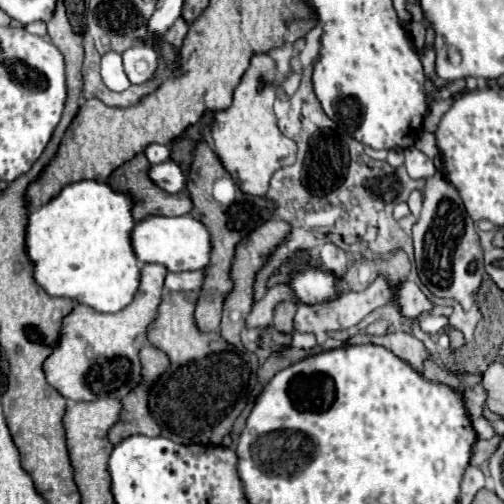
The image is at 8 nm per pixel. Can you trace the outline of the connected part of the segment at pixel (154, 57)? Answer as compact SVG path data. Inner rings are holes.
M133 46L123 52L125 74L131 84L143 84L157 76L159 70L159 54L151 46Z

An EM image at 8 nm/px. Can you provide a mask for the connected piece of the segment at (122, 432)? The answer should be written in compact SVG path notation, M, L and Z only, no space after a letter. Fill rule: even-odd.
M137 388L133 390L125 400L123 400L123 410L119 422L109 430L109 440L113 444L123 442L129 438L129 434L145 434L145 436L159 436L161 426L149 412L147 404L147 388Z

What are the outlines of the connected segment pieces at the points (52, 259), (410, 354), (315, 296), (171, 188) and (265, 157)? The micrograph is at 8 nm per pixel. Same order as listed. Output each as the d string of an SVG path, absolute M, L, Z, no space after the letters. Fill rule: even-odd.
M81 180L65 186L57 198L29 214L25 244L27 256L33 262L37 284L51 296L73 298L79 304L95 308L97 312L123 310L133 300L133 294L137 294L137 286L141 284L141 264L131 244L135 224L137 220L133 218L133 198L113 190L111 184Z
M395 332L395 334L385 334L385 336L355 334L347 340L347 344L367 344L367 342L383 344L385 348L395 352L399 358L405 358L405 362L409 362L419 372L423 372L423 360L429 356L423 342L419 342L413 334L405 334L405 332Z
M307 270L297 274L291 282L291 288L299 296L301 302L319 304L335 298L335 282L337 278L323 270Z
M173 160L151 166L149 176L165 192L183 192L183 190L187 190L187 178Z
M257 54L251 58L251 64L241 78L241 84L235 88L233 104L227 110L221 110L215 114L215 122L211 128L213 144L217 156L223 160L223 166L227 172L231 172L235 184L245 192L253 196L265 196L269 190L271 176L287 166L297 152L297 144L281 134L277 126L277 116L273 112L273 102L277 98L275 90L275 74L277 74L277 62L267 54ZM259 78L265 84L259 90Z

